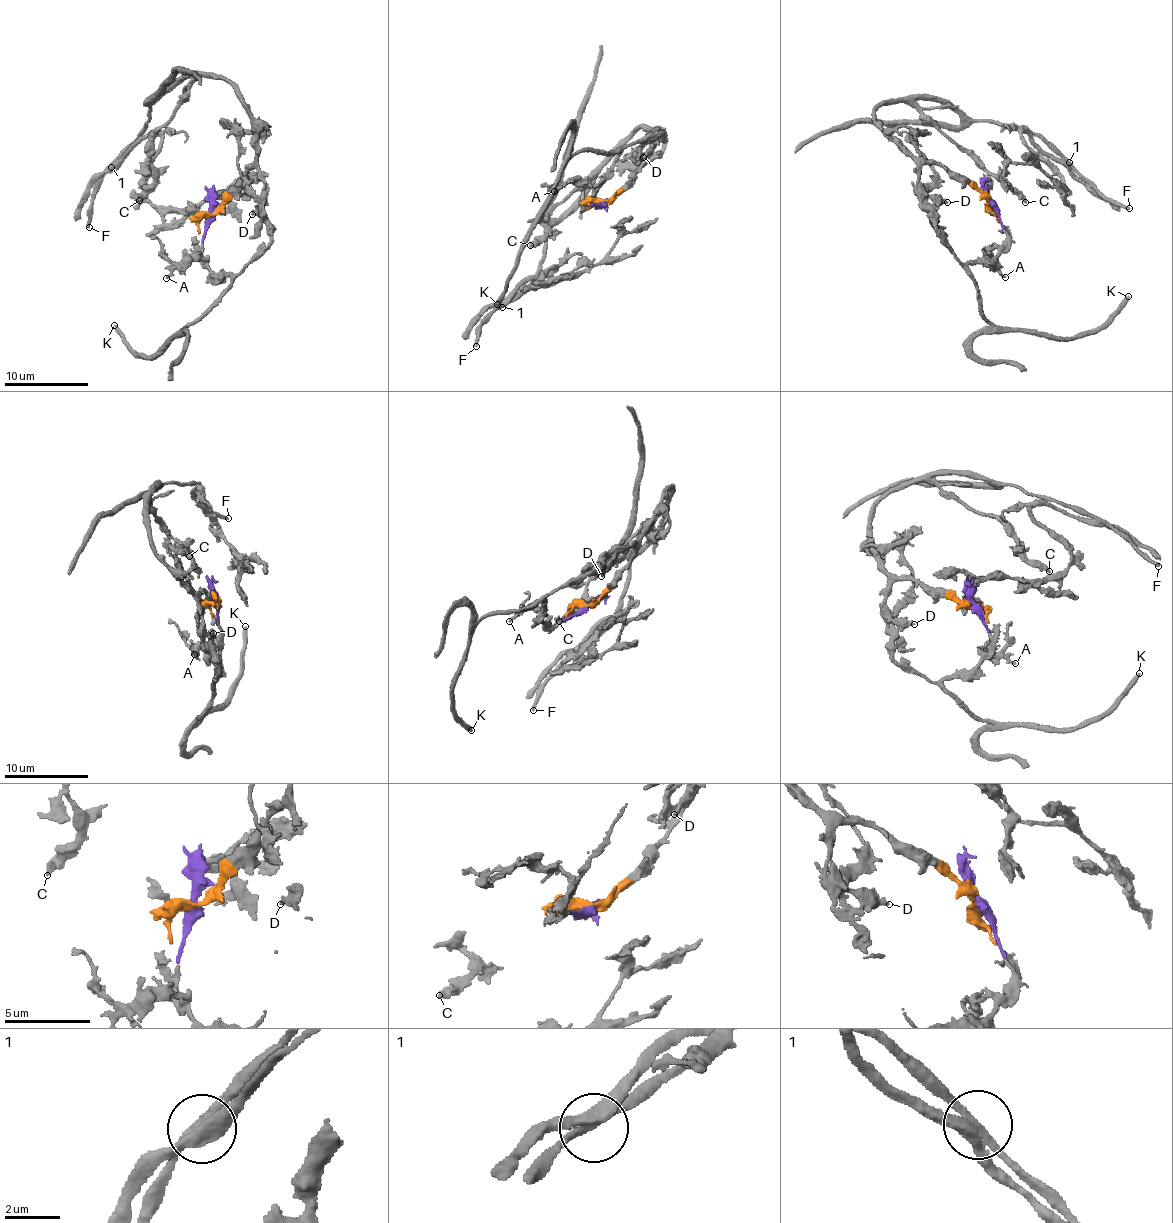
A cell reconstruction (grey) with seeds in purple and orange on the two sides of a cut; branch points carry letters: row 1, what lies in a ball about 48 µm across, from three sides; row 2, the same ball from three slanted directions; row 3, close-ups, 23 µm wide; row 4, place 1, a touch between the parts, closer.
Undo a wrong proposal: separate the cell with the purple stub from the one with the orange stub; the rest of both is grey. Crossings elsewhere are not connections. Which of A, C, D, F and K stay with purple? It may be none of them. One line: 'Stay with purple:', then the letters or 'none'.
Stay with purple: A, K

